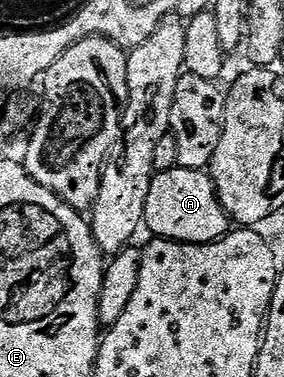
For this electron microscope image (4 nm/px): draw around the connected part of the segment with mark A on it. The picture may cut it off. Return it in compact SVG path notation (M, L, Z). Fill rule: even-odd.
M173 165L169 171L160 169L153 175L150 197L146 199L143 226L149 227L155 238L172 239L176 243L215 243L217 239L223 239L229 234L228 223L230 215L221 203L221 197L216 192L216 182L207 170Z

